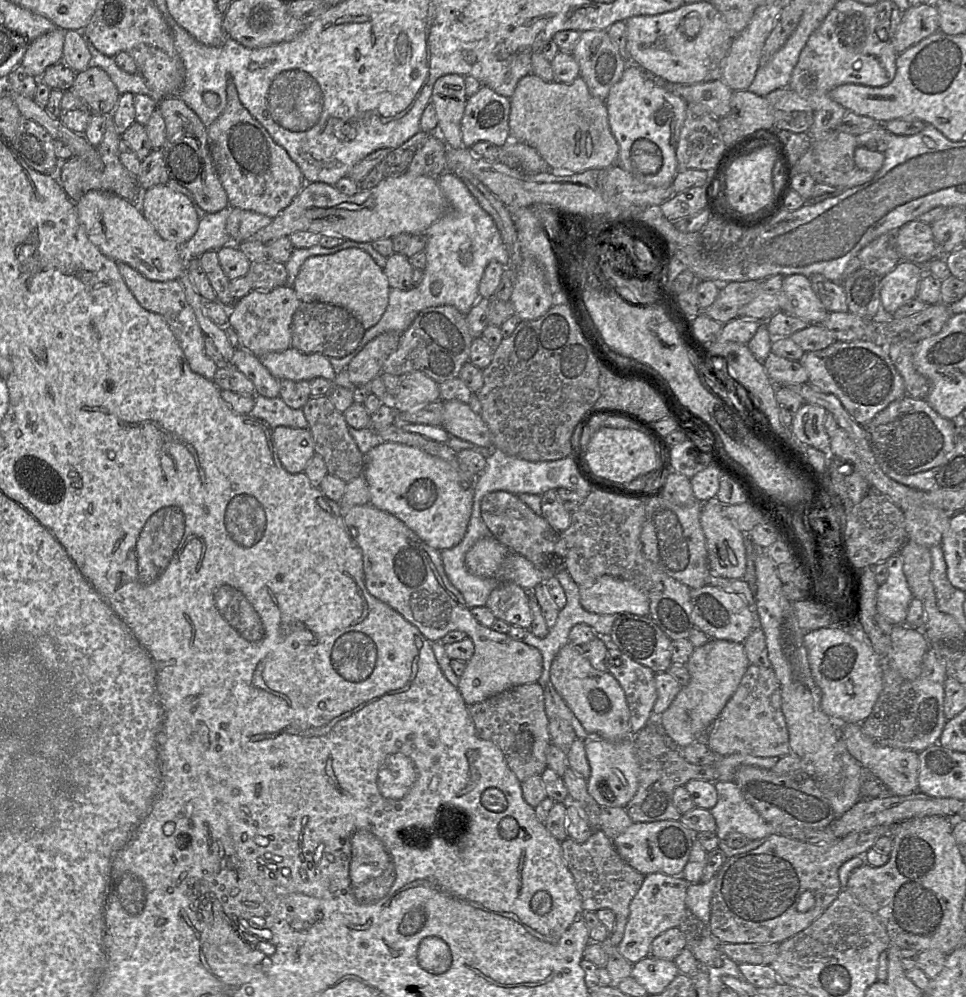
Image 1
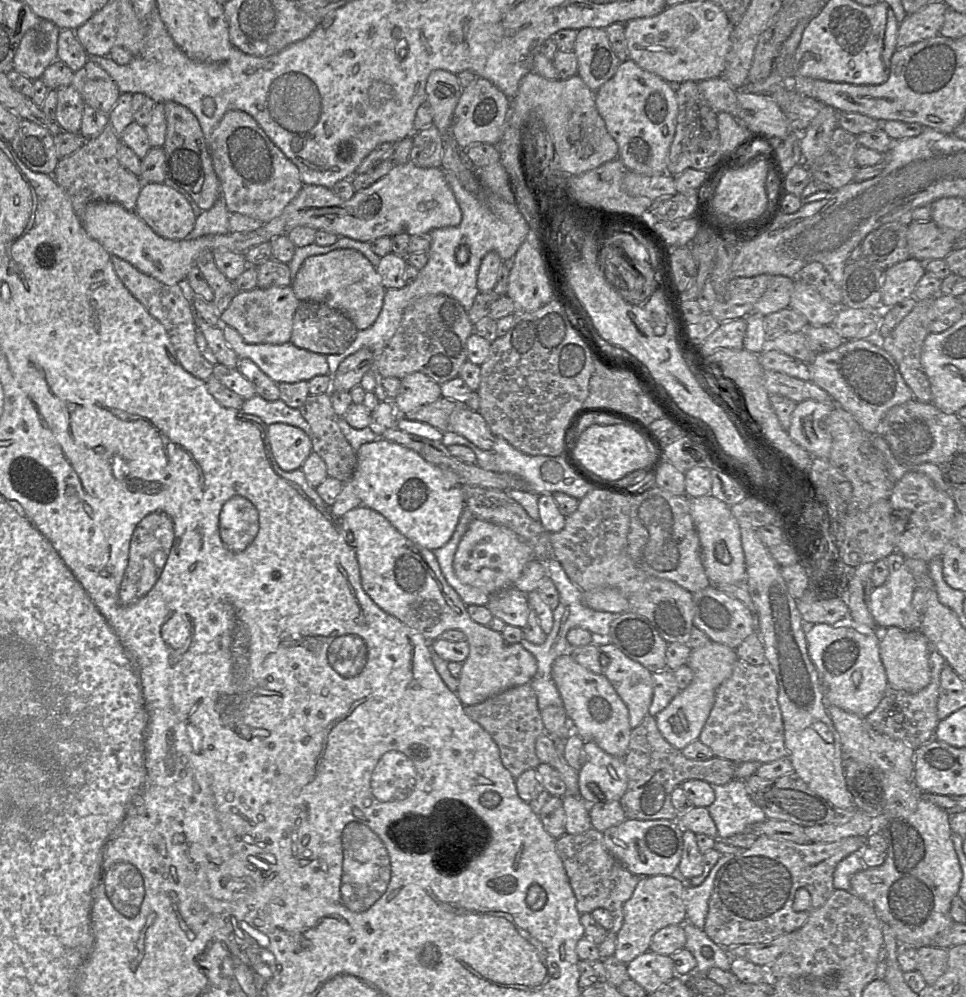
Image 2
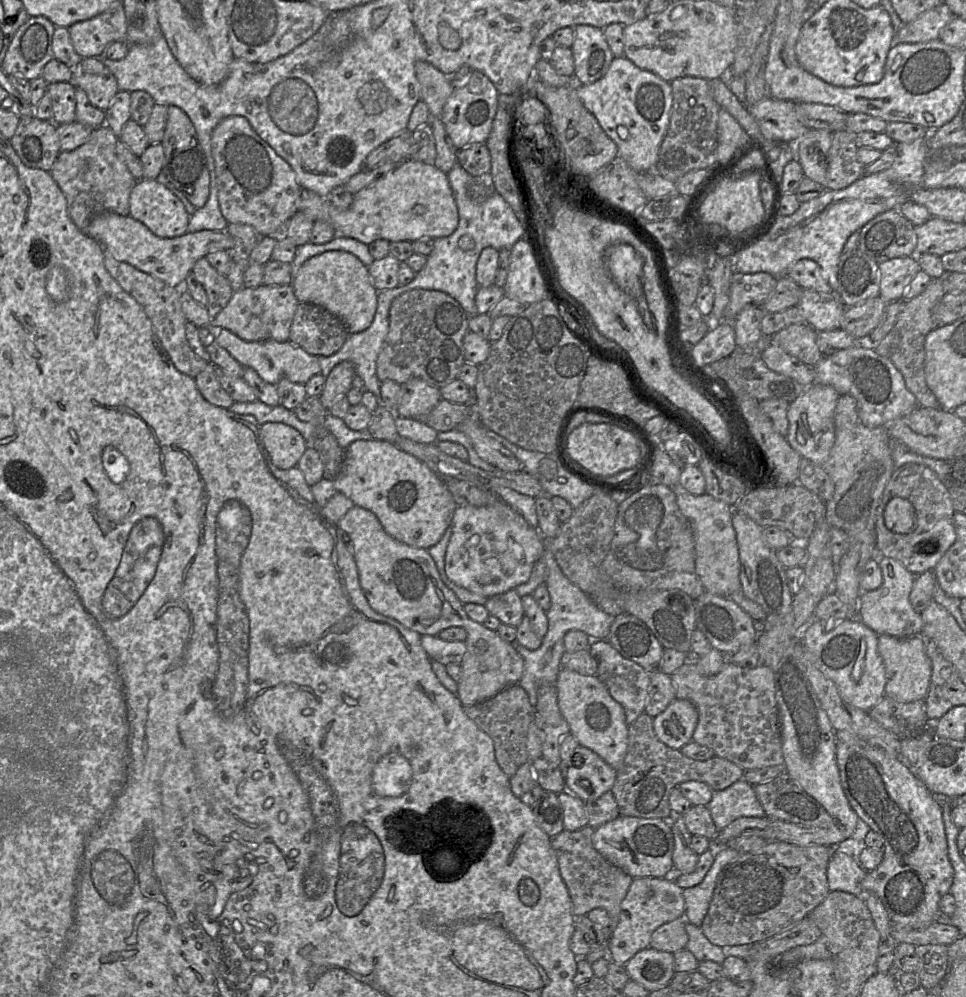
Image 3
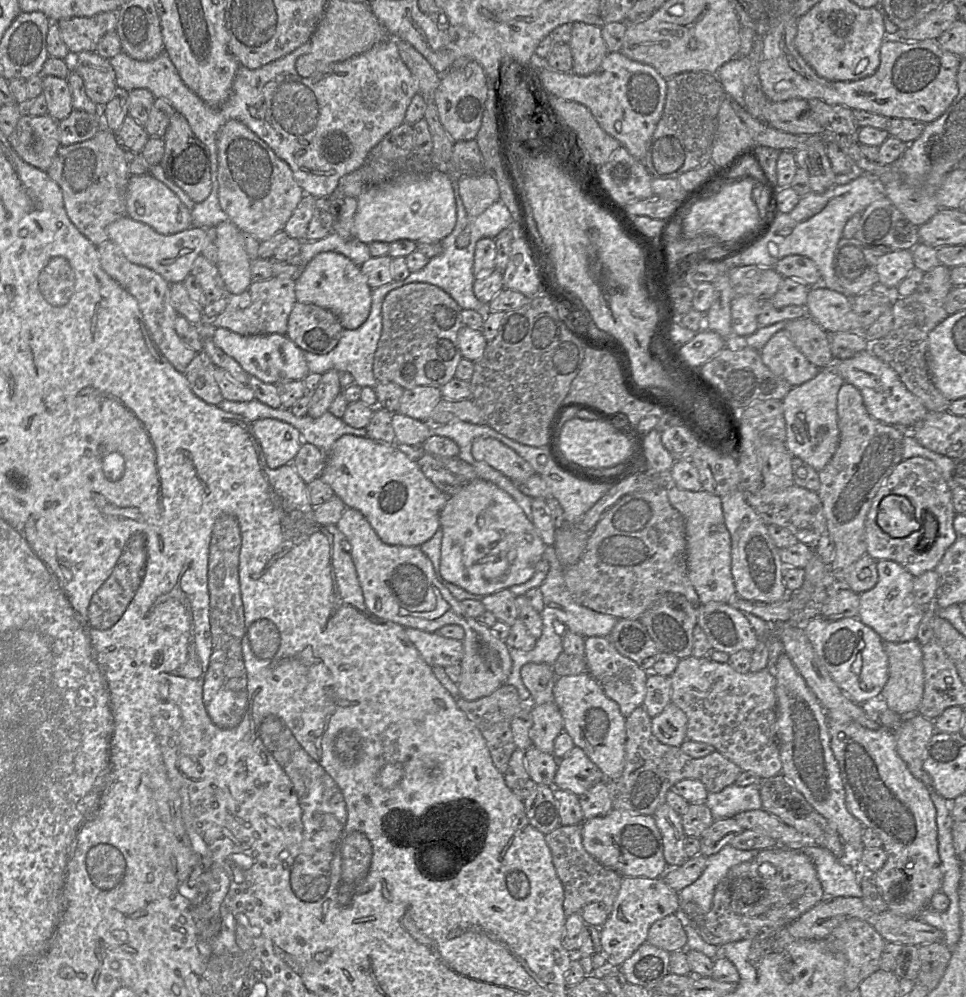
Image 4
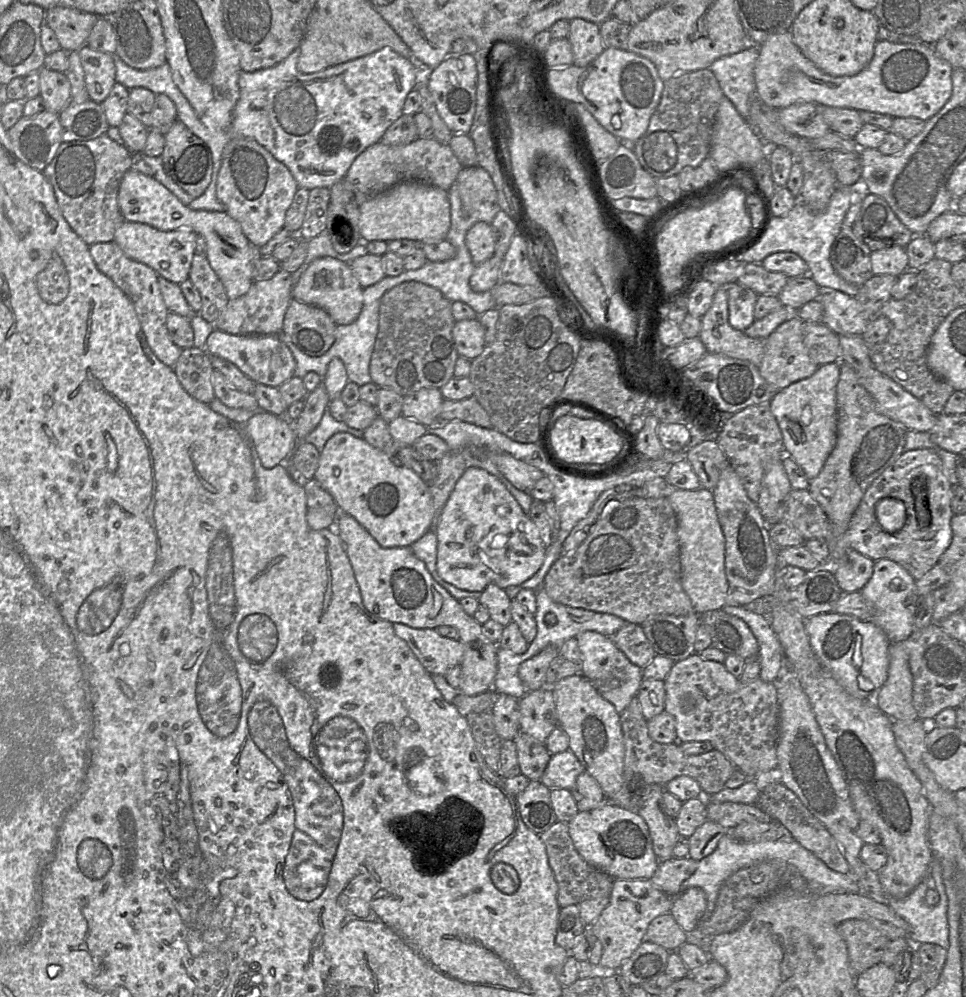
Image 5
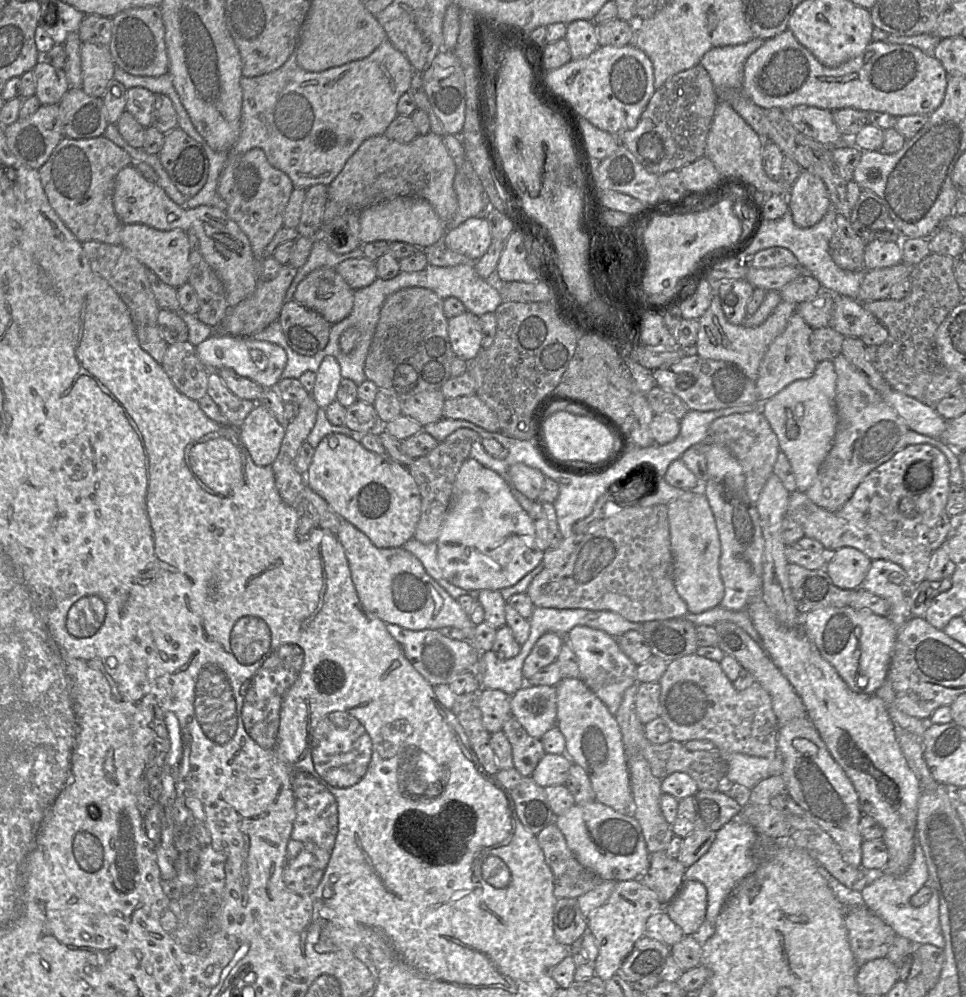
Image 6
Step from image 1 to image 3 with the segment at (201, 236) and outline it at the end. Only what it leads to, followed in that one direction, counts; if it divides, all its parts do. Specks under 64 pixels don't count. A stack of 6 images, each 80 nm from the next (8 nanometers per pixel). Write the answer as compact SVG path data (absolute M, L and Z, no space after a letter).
M210 173L210 194L206 204L196 210L191 215L187 232L197 232L200 230L226 231L228 222L222 215L217 191L217 175Z

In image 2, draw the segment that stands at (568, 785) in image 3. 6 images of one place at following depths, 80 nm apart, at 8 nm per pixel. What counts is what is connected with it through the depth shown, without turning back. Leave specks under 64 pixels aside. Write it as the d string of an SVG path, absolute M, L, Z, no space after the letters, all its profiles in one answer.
M594 742L583 745L587 762L578 771L579 796L587 804L619 801L627 789L623 758L603 751Z

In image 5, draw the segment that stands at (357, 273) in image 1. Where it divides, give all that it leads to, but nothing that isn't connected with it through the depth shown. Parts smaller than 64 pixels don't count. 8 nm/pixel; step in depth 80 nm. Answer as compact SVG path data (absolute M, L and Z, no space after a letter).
M330 256L316 258L310 263L293 286L292 297L299 302L324 309L337 325L353 323L363 307L363 288L349 264Z

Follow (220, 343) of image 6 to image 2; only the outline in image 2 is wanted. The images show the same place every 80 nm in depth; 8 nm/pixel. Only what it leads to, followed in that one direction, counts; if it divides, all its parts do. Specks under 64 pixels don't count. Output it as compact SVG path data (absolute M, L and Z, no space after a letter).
M222 326L226 343L237 354L238 358L246 358L253 361L267 376L278 383L295 383L310 381L321 375L328 375L329 365L326 356L298 348L290 341L284 344L247 344L241 335L232 327Z

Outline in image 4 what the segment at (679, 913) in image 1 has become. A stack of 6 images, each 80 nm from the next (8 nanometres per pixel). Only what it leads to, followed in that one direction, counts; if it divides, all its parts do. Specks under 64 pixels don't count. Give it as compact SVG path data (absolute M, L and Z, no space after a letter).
M623 877L611 912L600 927L602 950L606 953L607 963L620 967L646 942L649 928L656 920L677 914L679 910L678 892L670 888L662 878Z

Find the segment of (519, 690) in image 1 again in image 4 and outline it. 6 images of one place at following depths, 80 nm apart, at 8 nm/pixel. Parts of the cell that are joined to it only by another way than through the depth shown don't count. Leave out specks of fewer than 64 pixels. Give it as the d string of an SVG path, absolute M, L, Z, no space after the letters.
M504 684L492 694L478 700L468 701L457 697L456 704L466 717L479 729L486 741L494 766L504 775L508 768L509 759L517 748L513 740L511 721L522 709L531 709L533 702L522 701L514 686Z

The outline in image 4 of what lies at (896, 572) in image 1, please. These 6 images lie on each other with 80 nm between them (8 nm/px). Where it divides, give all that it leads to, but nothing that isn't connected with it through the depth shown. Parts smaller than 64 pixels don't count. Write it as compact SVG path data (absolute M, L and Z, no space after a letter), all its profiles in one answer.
M886 559L877 560L877 571L876 585L859 594L858 618L874 629L884 642L907 642L916 639L925 606L920 606L915 601L913 592L915 577L899 563Z

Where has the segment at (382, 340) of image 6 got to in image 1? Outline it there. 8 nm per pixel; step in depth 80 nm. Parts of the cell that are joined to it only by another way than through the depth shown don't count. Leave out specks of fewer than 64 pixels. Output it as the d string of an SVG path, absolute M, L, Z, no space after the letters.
M450 305L422 310L412 324L401 334L397 349L385 360L382 372L402 376L421 371L436 383L459 377L463 365L469 361L472 337L466 315Z

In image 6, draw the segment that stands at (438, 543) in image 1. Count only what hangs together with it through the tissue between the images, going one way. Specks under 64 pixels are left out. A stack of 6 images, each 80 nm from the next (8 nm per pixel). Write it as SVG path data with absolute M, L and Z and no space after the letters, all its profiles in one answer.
M341 433L325 436L315 448L306 484L378 548L402 547L414 536L421 514L421 495L413 476L387 453L381 456L367 450L359 438Z

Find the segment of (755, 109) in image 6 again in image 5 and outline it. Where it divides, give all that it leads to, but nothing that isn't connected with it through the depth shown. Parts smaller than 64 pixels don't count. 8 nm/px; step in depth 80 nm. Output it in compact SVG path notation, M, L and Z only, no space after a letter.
M749 42L742 51L720 57L709 67L724 97L733 103L746 120L749 116L749 99L755 91L754 67L758 58L758 46Z

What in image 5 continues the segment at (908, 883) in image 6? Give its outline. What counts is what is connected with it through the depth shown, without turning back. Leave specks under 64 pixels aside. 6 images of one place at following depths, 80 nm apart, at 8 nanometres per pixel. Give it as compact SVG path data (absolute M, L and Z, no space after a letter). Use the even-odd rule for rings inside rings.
M934 859L931 862L929 875L909 895L901 899L895 899L888 897L883 892L883 901L877 902L886 903L898 916L909 924L910 933L907 938L910 943L914 945L934 943L945 949L949 948L949 926L947 920L948 898L942 881L941 865L937 860ZM929 888L935 889L940 896L938 904L935 906L929 906L924 901L925 894Z

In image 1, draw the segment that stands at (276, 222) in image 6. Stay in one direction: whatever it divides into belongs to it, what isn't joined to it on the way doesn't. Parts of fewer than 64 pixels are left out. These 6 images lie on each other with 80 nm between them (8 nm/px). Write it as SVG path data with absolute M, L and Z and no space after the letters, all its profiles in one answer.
M233 83L227 86L227 106L208 126L207 137L213 164L228 197L228 207L249 210L275 218L291 204L306 184L301 170L287 151L273 140L268 131L242 105Z

